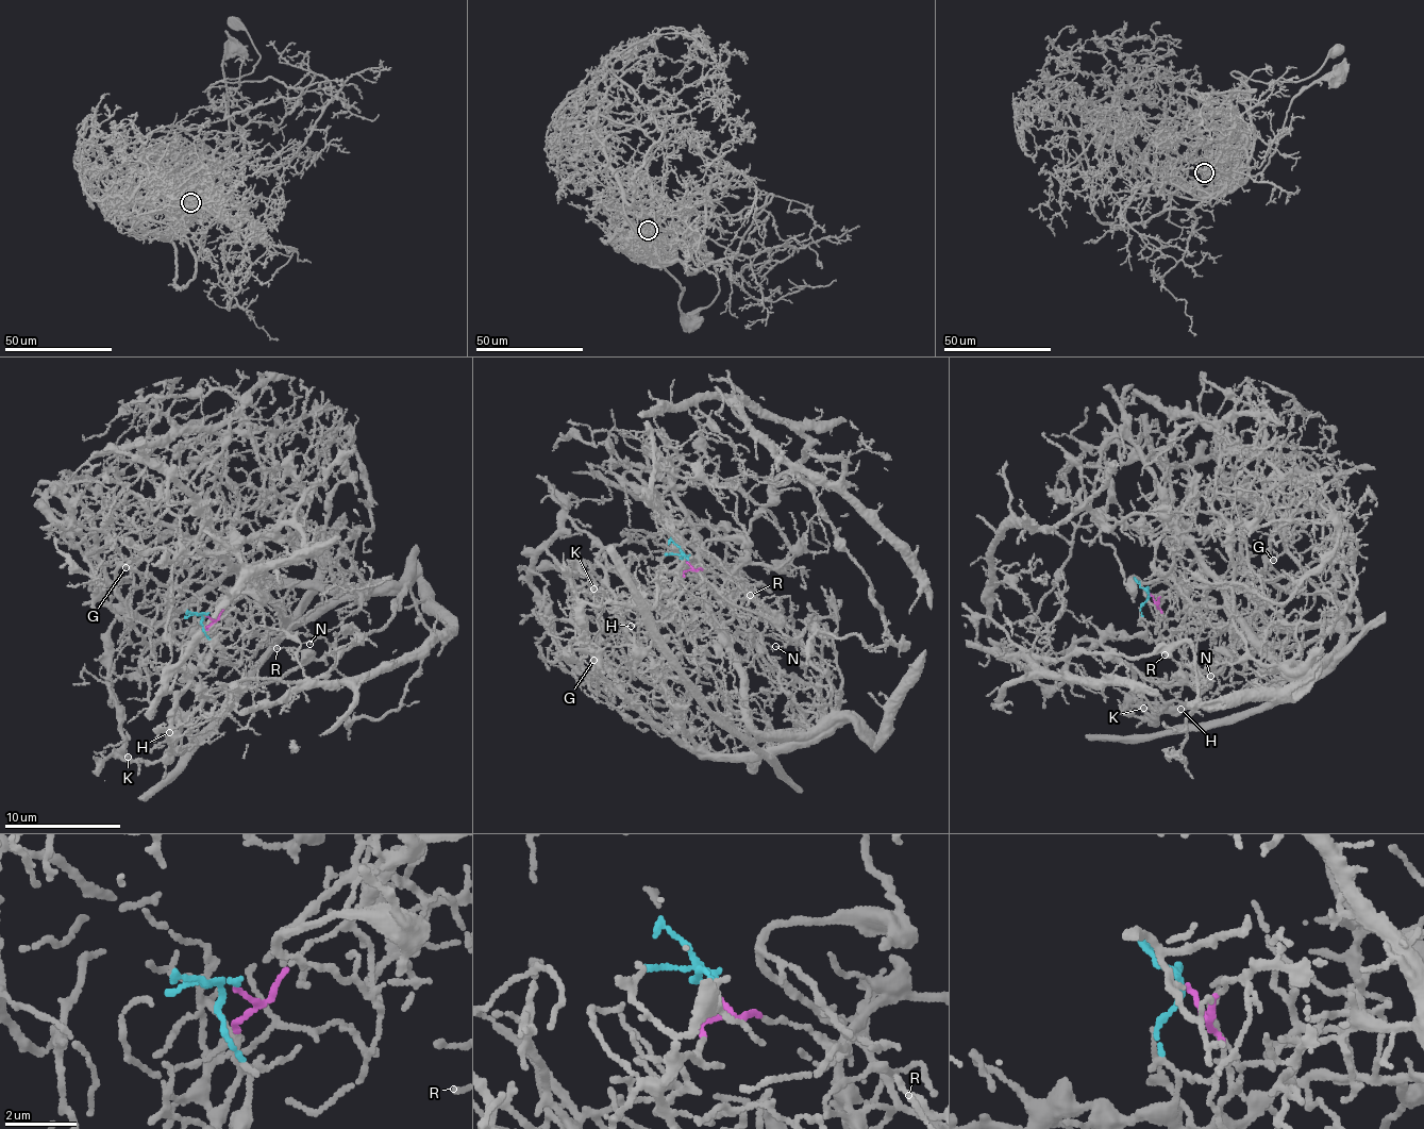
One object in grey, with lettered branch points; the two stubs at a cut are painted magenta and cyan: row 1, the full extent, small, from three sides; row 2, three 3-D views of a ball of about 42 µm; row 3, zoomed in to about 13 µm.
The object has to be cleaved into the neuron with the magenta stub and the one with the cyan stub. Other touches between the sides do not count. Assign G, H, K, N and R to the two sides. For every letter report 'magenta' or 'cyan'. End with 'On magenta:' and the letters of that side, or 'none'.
G: magenta
H: cyan
K: cyan
N: magenta
R: cyan
On magenta: G, N

